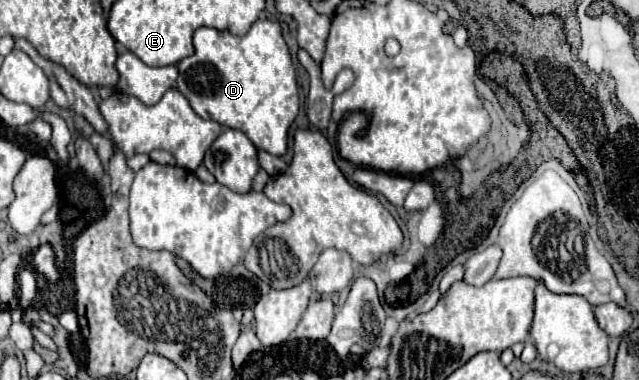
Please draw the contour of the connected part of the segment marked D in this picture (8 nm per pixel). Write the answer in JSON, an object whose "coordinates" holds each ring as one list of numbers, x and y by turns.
{"coordinates":[[257,20,245,36,199,28,193,36,195,54,179,62,177,90,205,120,241,130,259,150,273,156,287,152,289,128,299,112,297,74,283,30,273,20]]}

